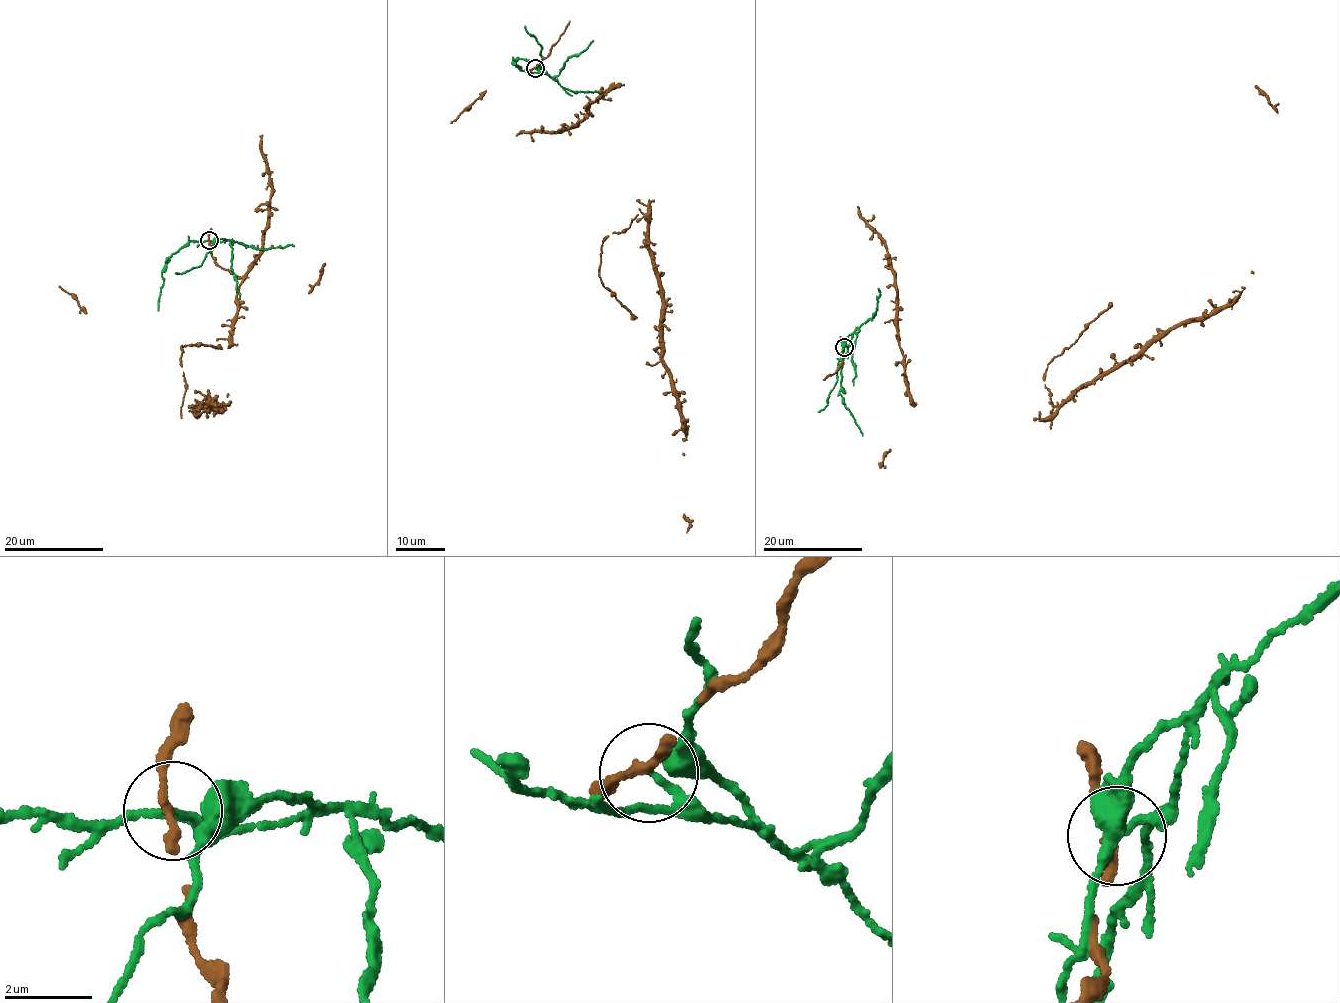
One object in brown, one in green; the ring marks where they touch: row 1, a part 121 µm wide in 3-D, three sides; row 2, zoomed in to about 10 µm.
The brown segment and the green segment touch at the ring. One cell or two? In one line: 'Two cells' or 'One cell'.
Two cells

